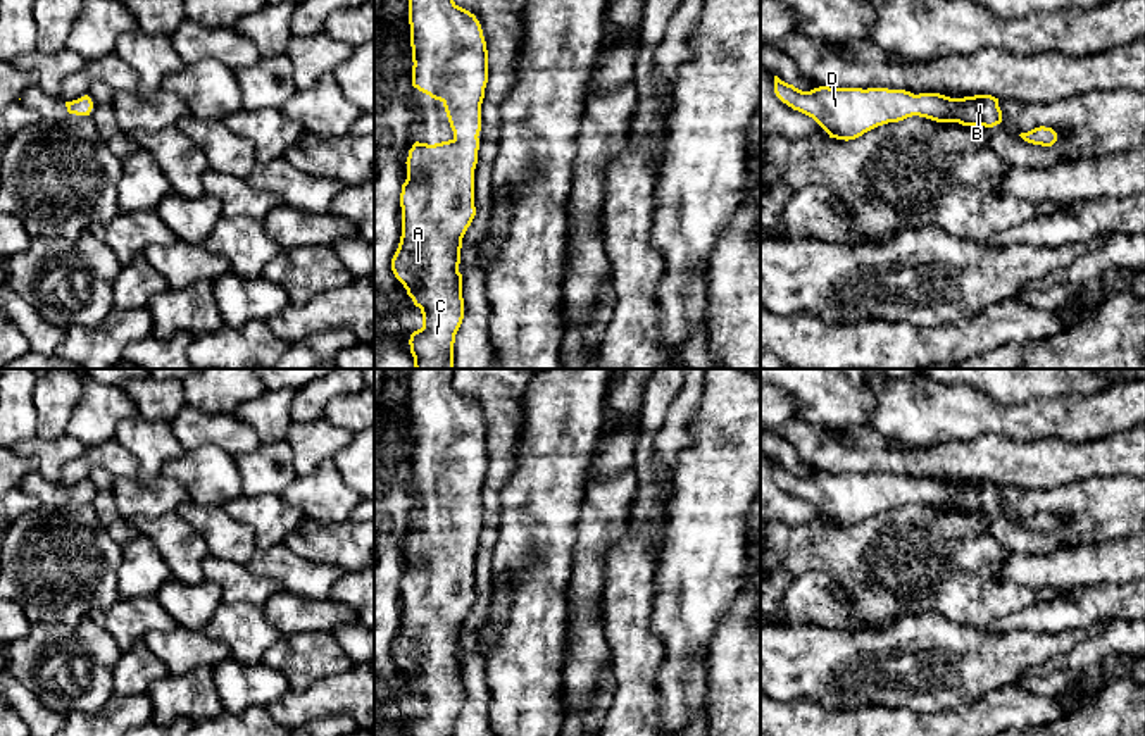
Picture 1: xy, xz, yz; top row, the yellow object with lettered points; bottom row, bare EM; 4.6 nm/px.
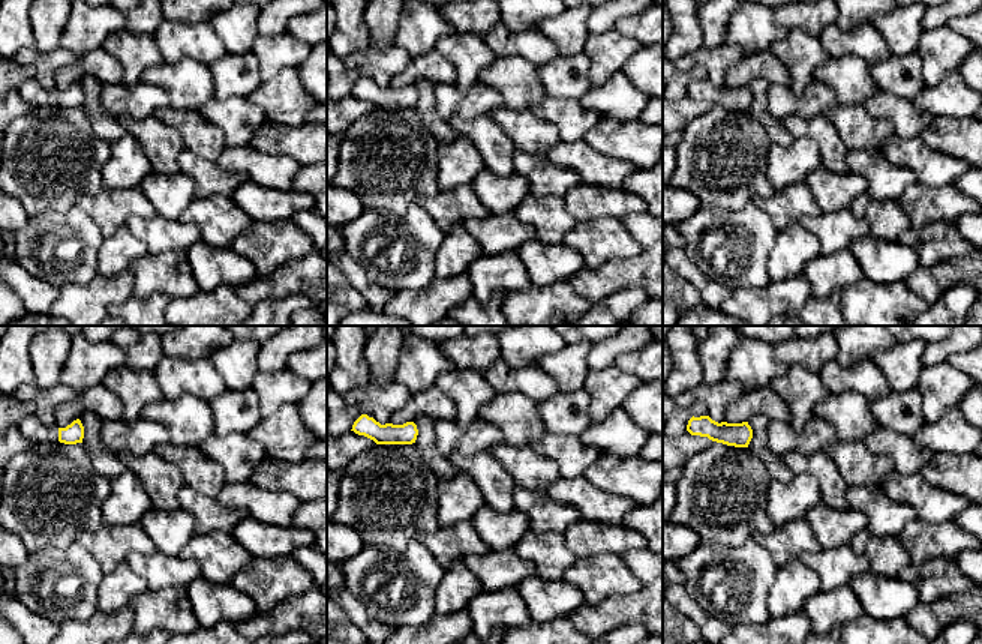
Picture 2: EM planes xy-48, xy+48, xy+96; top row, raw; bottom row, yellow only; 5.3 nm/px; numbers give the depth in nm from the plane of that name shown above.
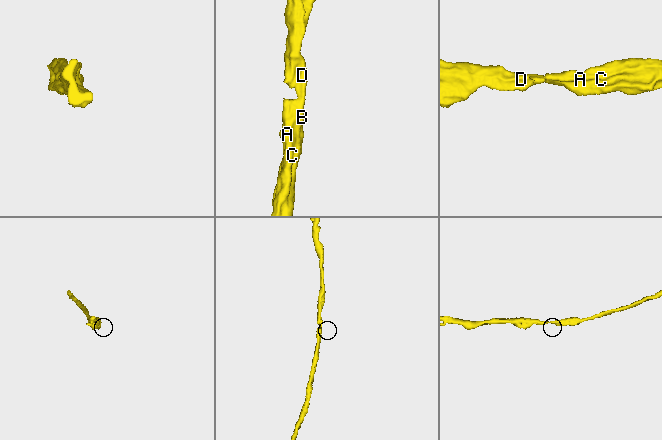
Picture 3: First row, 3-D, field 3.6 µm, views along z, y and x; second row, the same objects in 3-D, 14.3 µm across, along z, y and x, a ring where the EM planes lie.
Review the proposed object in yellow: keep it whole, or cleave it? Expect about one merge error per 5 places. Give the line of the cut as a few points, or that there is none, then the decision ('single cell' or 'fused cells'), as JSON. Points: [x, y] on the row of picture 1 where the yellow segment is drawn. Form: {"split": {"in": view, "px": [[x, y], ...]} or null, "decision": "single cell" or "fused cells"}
{"split": null, "decision": "single cell"}

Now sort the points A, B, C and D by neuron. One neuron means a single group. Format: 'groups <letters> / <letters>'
groups A B C D

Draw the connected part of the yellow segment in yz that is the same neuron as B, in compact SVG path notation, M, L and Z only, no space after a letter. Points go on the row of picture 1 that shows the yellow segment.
M774 76L776 97L809 117L836 140L855 140L864 133L912 115L936 122L993 128L1002 122L998 98L974 95L950 98L940 93L914 95L888 88L829 88L802 91Z

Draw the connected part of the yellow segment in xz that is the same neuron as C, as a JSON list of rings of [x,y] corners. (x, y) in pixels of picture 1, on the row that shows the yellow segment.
[[[409,0],[409,24],[412,86],[443,103],[454,138],[435,145],[416,141],[409,150],[407,179],[400,193],[402,236],[391,271],[422,314],[422,327],[409,340],[414,367],[454,369],[455,334],[464,319],[459,264],[462,238],[476,215],[474,169],[488,83],[488,50],[476,16],[454,0]]]

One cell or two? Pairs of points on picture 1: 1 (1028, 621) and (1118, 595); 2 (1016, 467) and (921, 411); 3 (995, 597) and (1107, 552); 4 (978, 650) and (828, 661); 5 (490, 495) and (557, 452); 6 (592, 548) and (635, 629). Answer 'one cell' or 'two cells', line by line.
1: one cell
2: two cells
3: two cells
4: one cell
5: two cells
6: two cells

